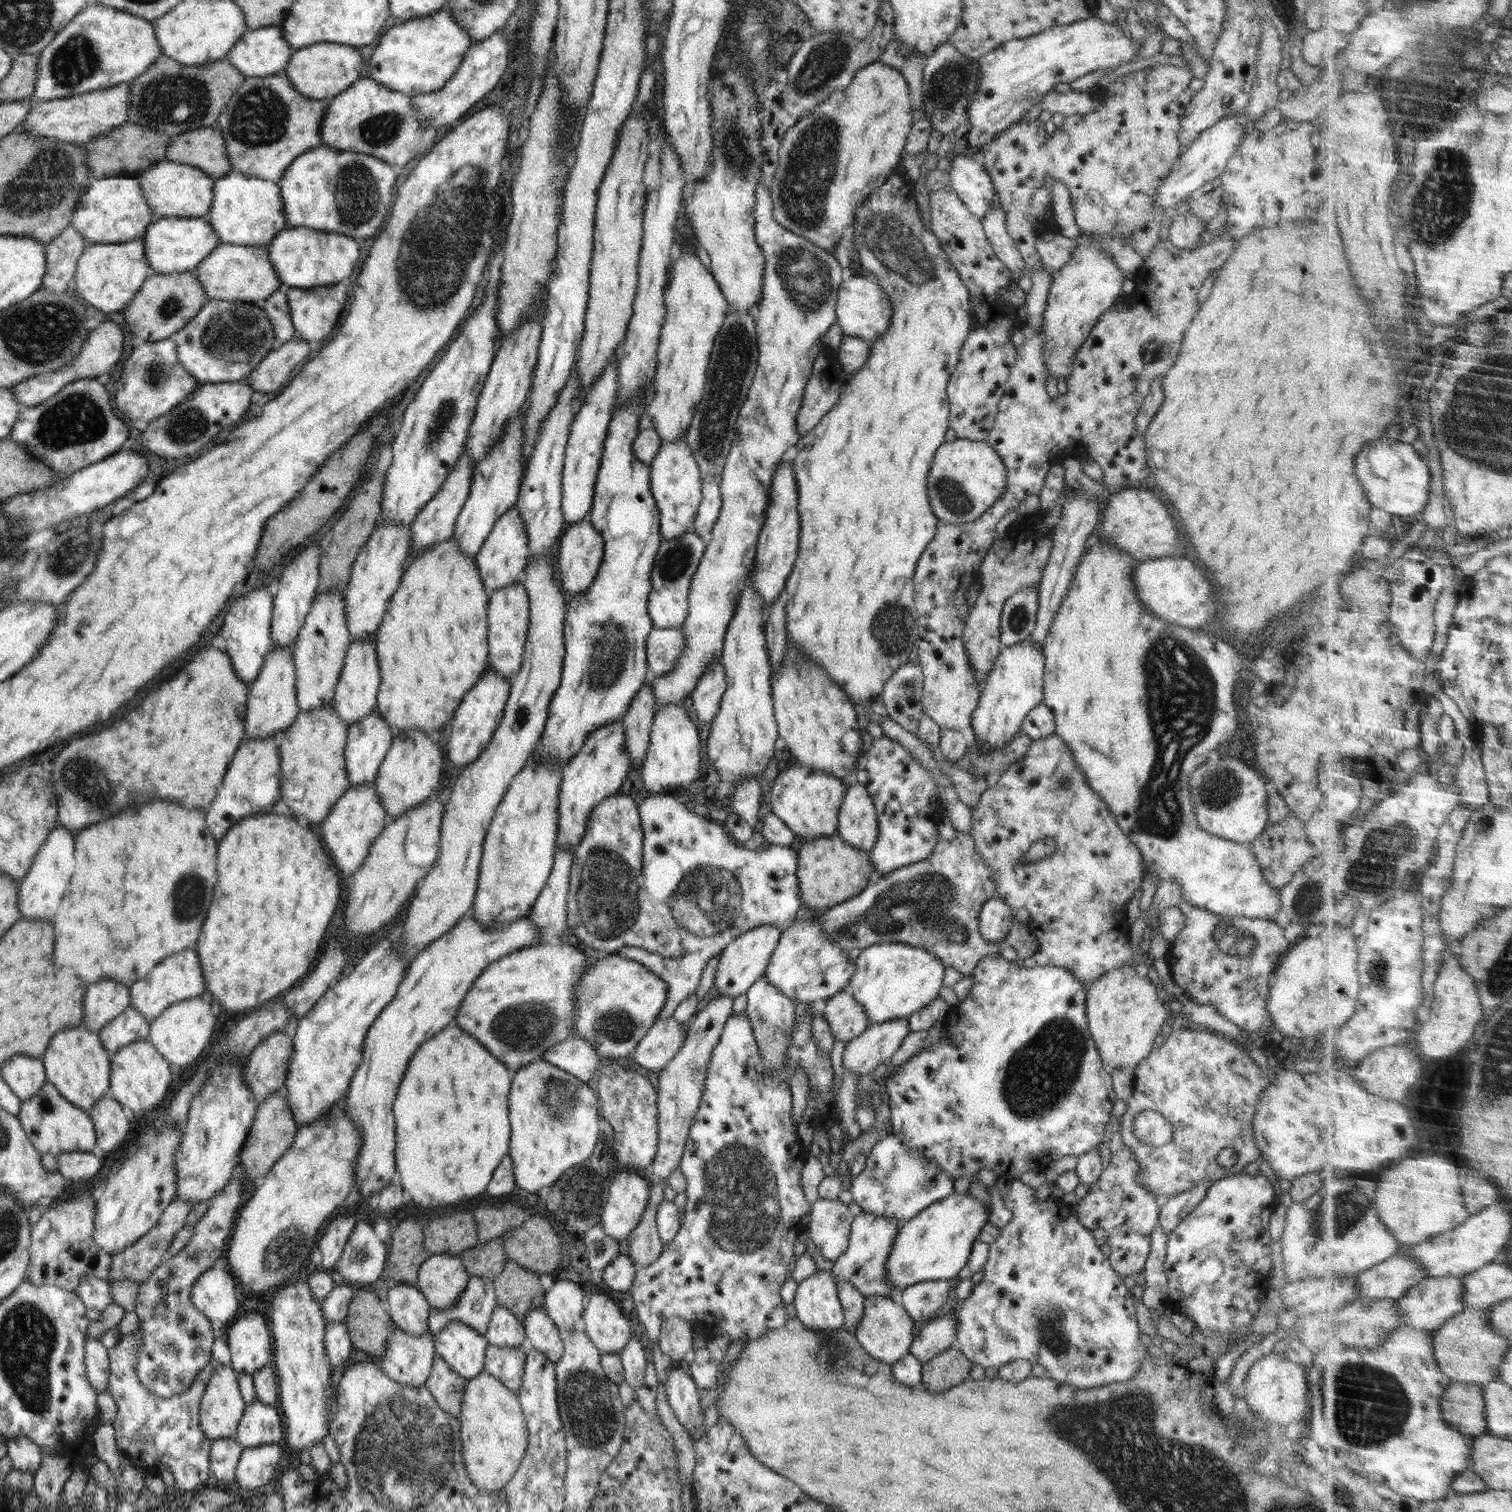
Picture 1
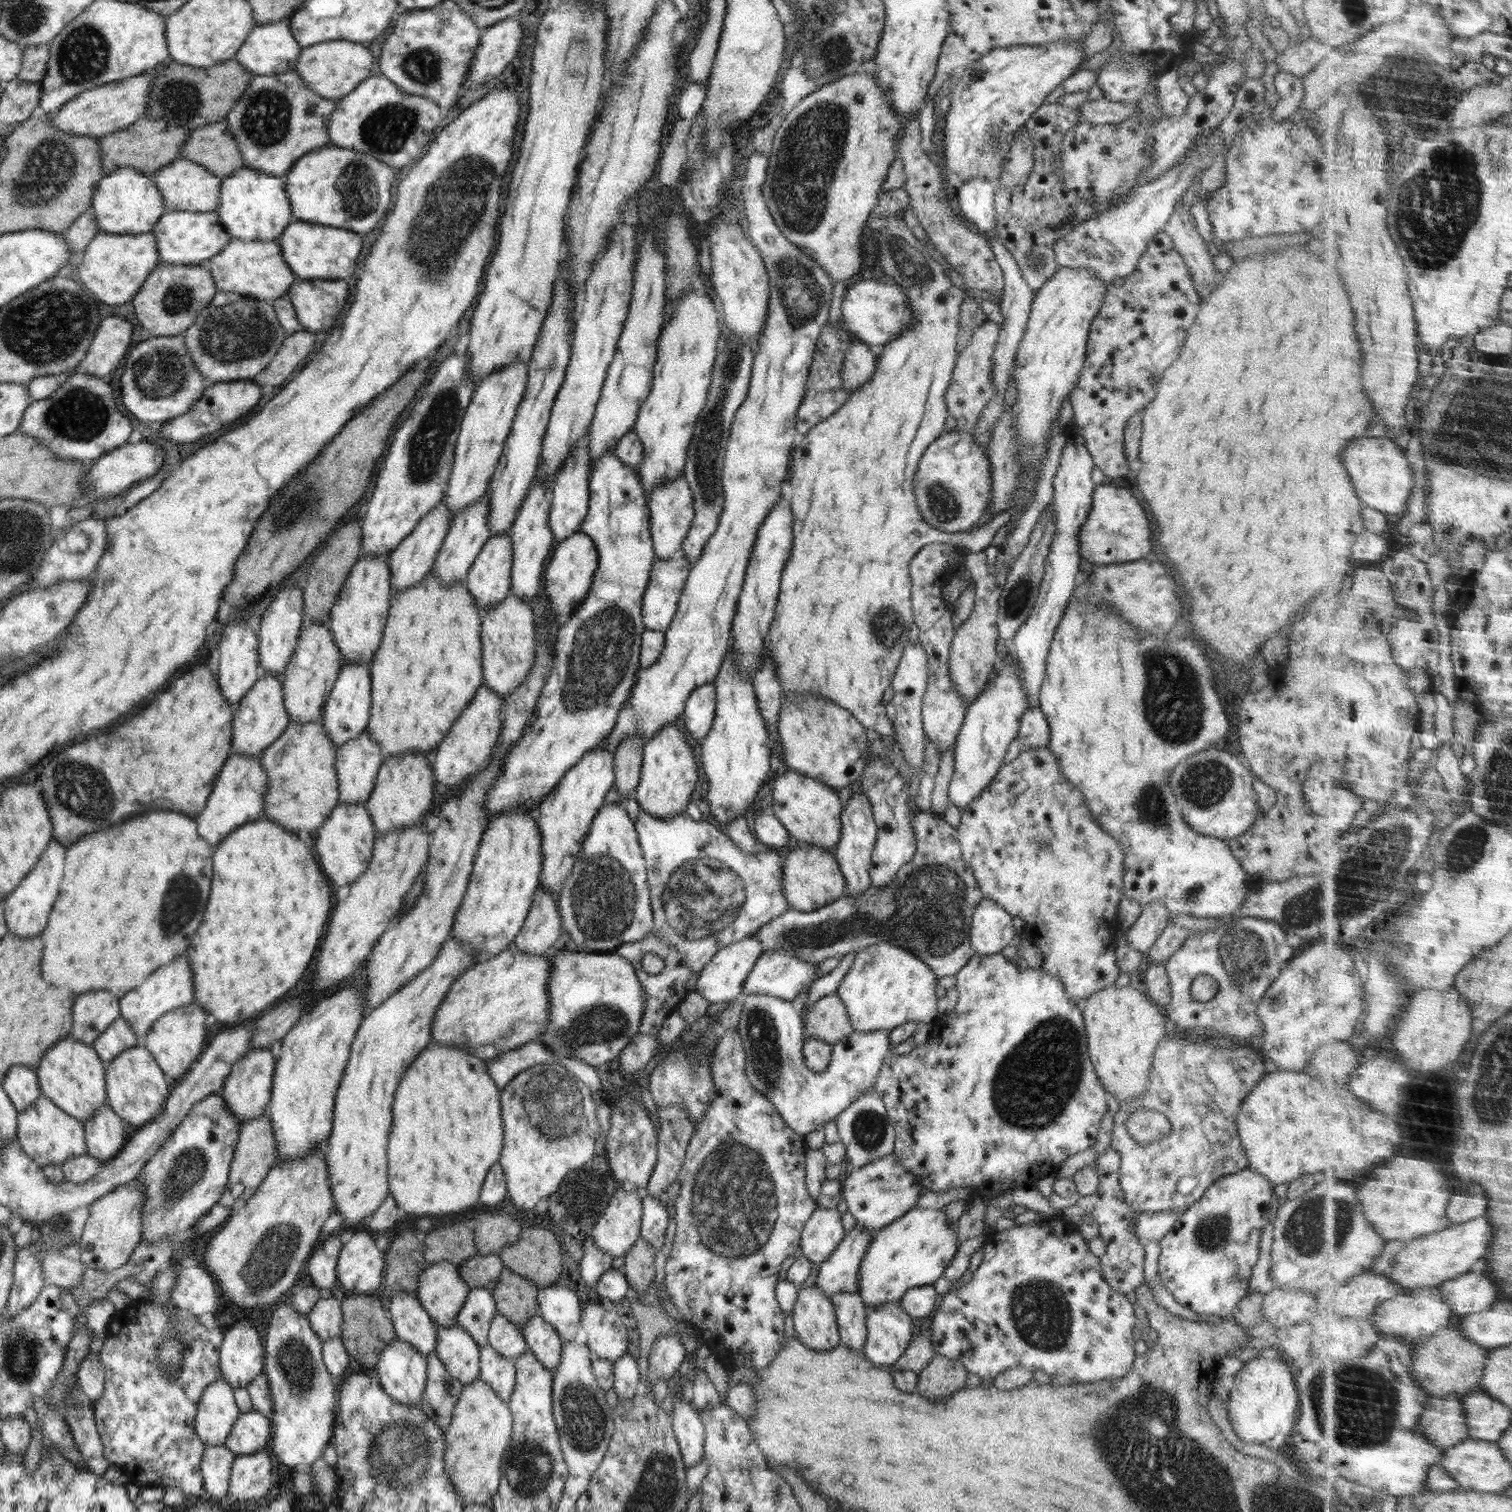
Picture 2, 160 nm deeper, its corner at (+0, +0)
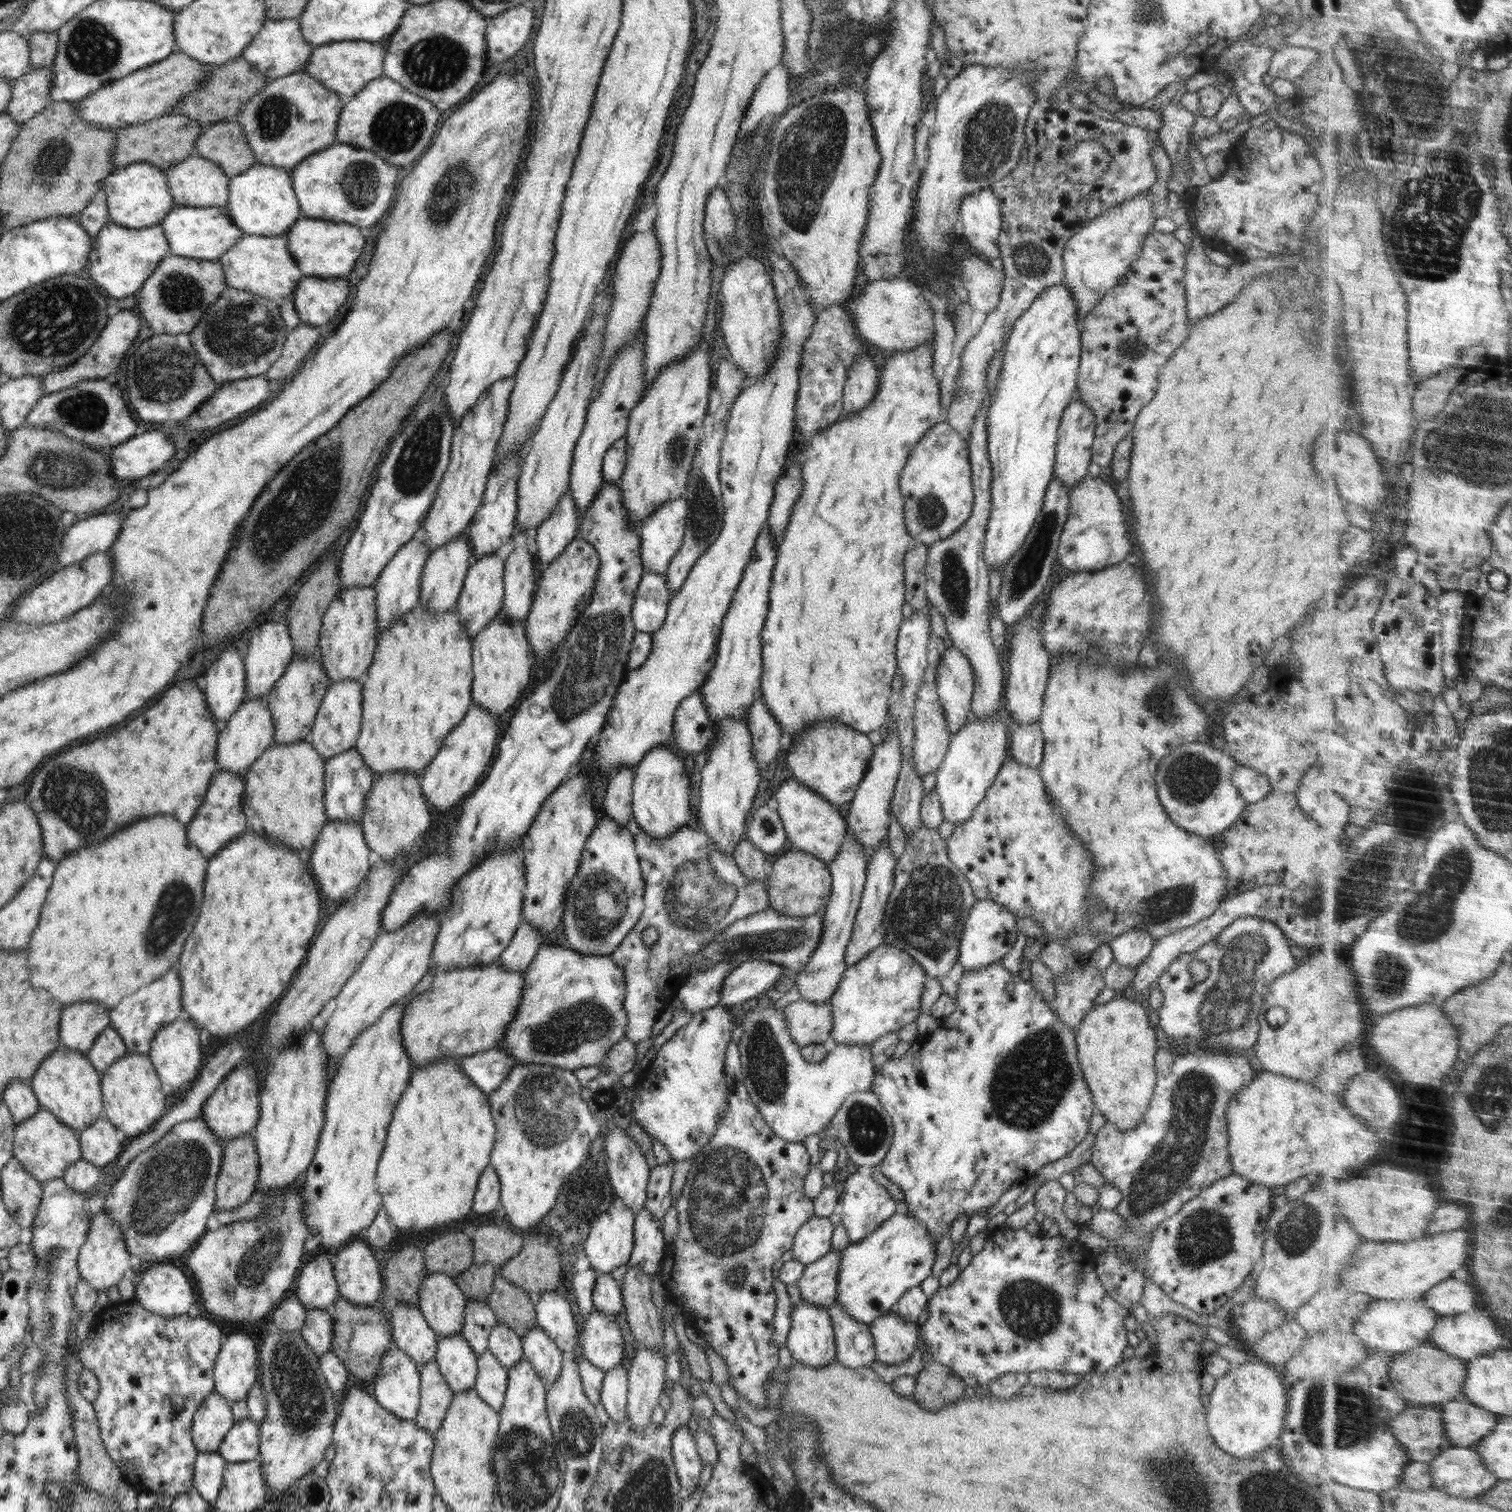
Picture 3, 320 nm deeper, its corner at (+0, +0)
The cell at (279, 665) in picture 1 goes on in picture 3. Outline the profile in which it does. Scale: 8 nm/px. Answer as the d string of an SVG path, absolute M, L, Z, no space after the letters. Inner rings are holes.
M266 697L244 700L236 712L223 723L218 738L215 761L220 764L221 770L245 777L247 770L256 762L256 759L274 744L274 723Z

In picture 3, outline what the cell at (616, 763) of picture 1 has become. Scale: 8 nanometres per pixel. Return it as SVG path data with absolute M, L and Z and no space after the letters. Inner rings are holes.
M580 772L576 777L567 778L554 793L550 793L521 840L523 878L526 879L522 917L544 938L561 922L566 889L578 872L586 841L597 825L598 813L593 806L592 778L589 773L587 776Z

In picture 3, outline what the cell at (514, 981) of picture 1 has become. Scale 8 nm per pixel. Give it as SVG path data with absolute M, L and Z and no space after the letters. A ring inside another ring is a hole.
M490 963L476 968L458 968L427 979L425 986L405 1006L401 1022L403 1046L414 1068L442 1058L462 1058L496 1048L507 1026L519 1011L523 991L523 972L506 970L501 964Z

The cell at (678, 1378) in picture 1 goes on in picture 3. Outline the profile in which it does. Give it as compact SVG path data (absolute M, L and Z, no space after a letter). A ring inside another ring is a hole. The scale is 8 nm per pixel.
M682 1424L674 1431L671 1440L671 1451L680 1486L689 1497L697 1490L703 1462L699 1455L694 1435L687 1424Z

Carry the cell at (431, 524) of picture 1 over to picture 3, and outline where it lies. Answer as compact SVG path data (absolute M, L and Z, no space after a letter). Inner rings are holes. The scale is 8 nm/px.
M417 535L398 550L392 560L380 572L380 577L376 579L376 583L373 585L375 590L375 623L380 633L392 626L419 603L420 580L430 553L429 548L421 542L419 535Z

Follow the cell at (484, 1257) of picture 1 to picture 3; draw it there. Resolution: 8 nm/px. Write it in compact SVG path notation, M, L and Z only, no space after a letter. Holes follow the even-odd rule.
M472 1264L465 1272L456 1277L455 1282L470 1301L486 1302L494 1290L494 1280L497 1274L492 1264Z

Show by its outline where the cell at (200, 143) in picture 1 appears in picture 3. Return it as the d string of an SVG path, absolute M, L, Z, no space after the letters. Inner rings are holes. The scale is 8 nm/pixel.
M236 120L218 121L205 126L193 154L217 164L228 178L238 176L254 165L255 158Z

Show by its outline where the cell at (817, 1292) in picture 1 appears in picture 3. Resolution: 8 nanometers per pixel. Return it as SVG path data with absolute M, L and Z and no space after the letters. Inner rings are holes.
M802 1301L792 1309L791 1328L785 1342L793 1358L806 1366L820 1368L835 1361L836 1347L833 1325L827 1309Z

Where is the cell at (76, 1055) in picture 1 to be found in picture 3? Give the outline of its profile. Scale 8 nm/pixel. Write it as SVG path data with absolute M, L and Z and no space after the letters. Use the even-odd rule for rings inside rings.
M60 1046L40 1063L29 1082L39 1106L49 1110L60 1122L75 1132L79 1132L104 1114L101 1075L92 1066L86 1054Z

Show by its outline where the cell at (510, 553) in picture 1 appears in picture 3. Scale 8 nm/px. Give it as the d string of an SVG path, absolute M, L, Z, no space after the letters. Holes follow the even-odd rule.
M495 552L473 560L464 580L461 595L458 597L459 619L465 624L466 632L474 638L486 625L500 613L504 598L503 568L505 562Z

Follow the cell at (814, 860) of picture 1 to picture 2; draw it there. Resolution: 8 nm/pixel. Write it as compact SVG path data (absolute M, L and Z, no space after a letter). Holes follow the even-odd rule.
M804 844L782 861L782 892L790 908L801 912L812 912L818 908L834 904L833 902L846 894L846 879L840 872L834 852L826 851L822 847Z

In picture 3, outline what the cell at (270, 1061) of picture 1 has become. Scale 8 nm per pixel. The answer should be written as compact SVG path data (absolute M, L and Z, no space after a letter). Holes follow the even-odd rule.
M243 1063L230 1071L218 1084L218 1088L211 1092L209 1099L203 1104L201 1117L211 1131L224 1140L224 1144L234 1138L249 1135L260 1116L259 1094L260 1085L258 1085L256 1066Z

